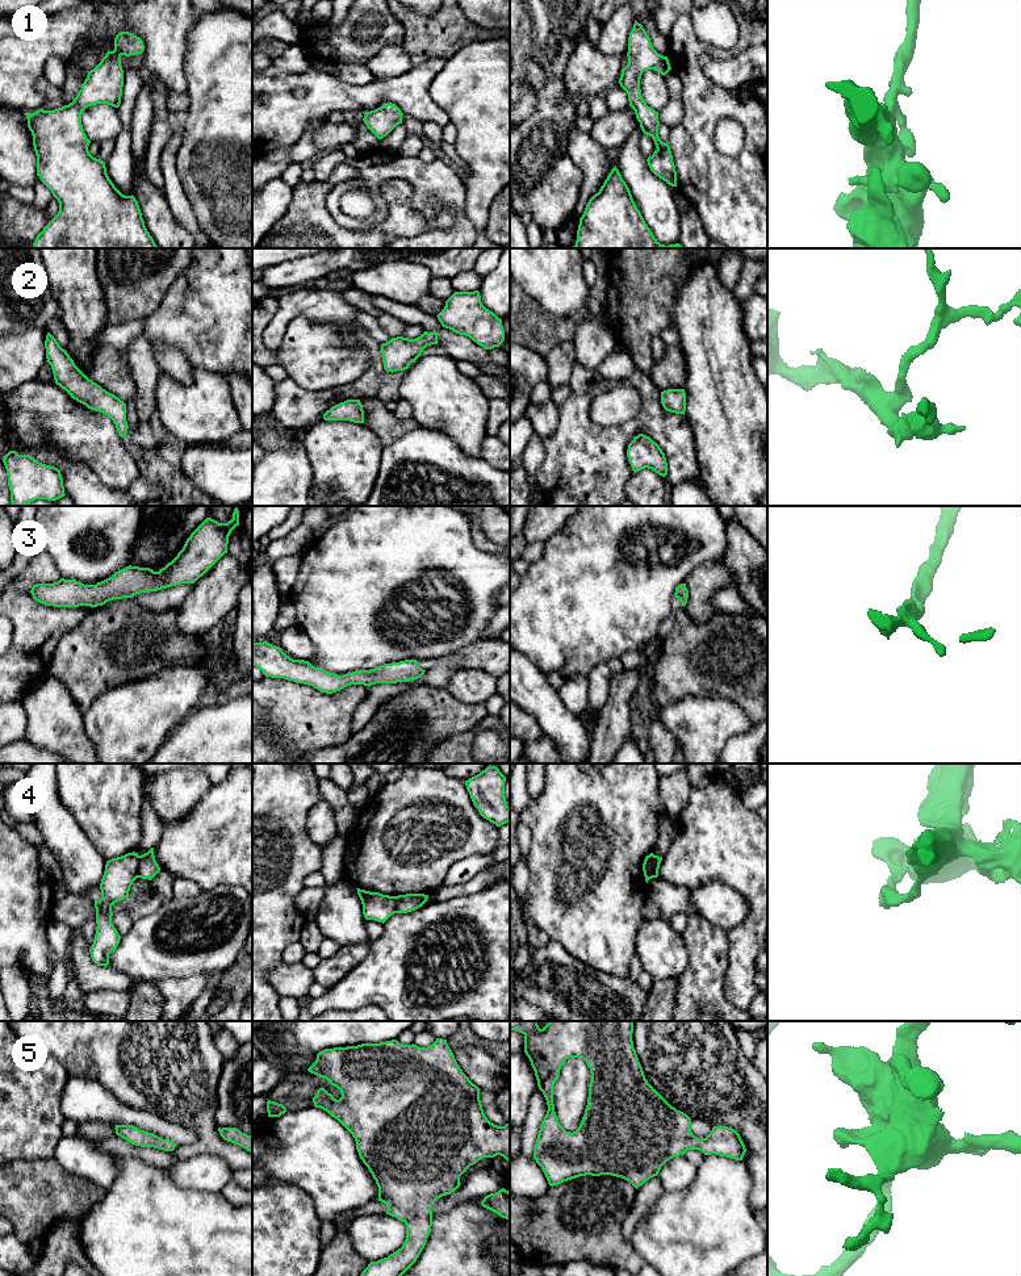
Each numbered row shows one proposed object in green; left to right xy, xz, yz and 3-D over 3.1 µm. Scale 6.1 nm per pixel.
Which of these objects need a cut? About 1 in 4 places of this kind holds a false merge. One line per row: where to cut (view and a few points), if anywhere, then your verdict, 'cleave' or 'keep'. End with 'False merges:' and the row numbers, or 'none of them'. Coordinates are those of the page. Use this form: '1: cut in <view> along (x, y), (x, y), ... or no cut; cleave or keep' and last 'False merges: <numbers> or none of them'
1: no cut; keep
2: no cut; keep
3: no cut; keep
4: cut in xy along (139, 856), (137, 877); cleave
5: no cut; keep
False merges: 4

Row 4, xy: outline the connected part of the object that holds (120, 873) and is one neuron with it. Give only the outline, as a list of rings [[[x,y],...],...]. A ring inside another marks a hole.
[[[127,853],[106,861],[100,883],[101,899],[95,901],[96,934],[89,949],[92,961],[99,966],[109,965],[109,954],[120,944],[121,936],[112,923],[112,905],[129,898],[133,882],[138,878],[139,855]]]

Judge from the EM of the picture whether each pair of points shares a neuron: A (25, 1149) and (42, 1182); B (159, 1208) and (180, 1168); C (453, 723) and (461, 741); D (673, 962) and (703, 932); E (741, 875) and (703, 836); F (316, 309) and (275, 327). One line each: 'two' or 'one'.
A: two
B: two
C: two
D: two
E: one
F: one

